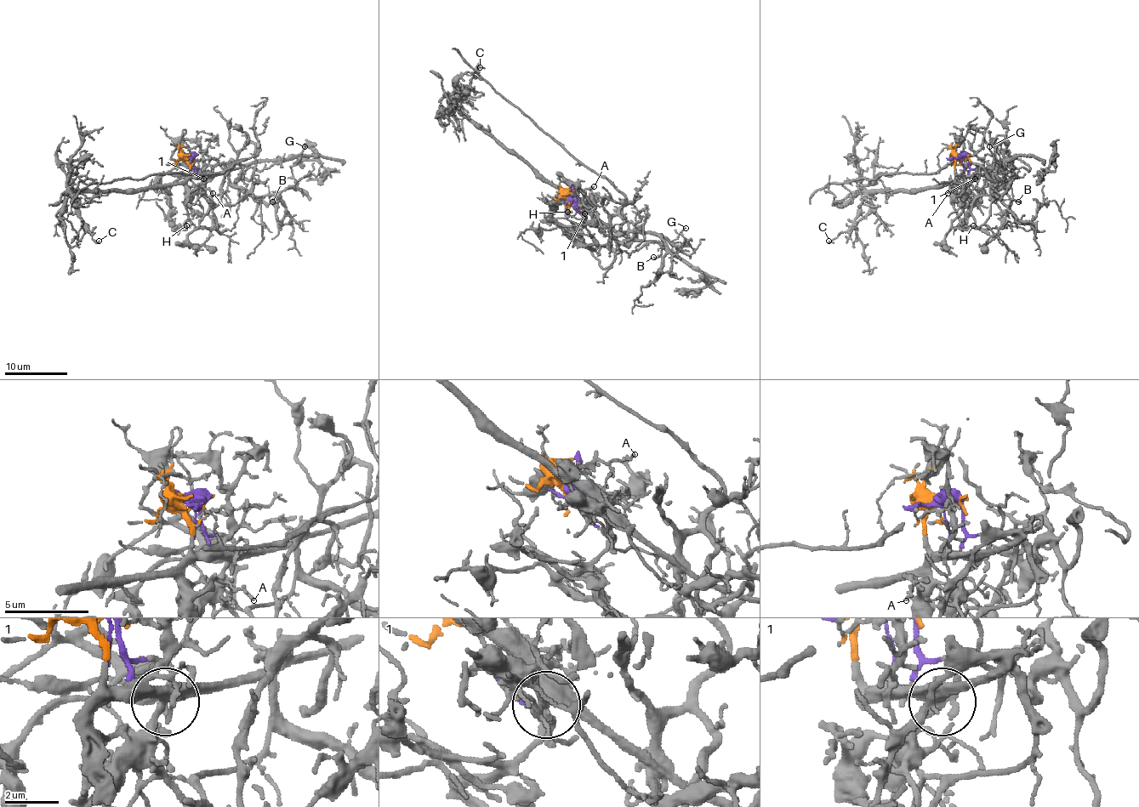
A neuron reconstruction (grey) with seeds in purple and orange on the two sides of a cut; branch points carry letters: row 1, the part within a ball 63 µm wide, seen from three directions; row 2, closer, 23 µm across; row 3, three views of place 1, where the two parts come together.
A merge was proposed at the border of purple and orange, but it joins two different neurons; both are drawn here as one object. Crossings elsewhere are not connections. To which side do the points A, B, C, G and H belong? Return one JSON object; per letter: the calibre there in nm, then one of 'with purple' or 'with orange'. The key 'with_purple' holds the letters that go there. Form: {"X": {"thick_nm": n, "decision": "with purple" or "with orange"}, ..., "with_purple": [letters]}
{"A": {"thick_nm": 170, "decision": "with orange"}, "B": {"thick_nm": 140, "decision": "with purple"}, "C": {"thick_nm": 80, "decision": "with orange"}, "G": {"thick_nm": 110, "decision": "with purple"}, "H": {"thick_nm": 160, "decision": "with orange"}, "with_purple": ["B", "G"]}

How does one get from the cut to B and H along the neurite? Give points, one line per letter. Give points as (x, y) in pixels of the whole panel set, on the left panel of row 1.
B: (188, 156), (203, 172), (202, 195), (244, 187), (285, 204), (272, 201)
H: (188, 156), (186, 155), (190, 178), (186, 181), (185, 207), (190, 219), (186, 226)

